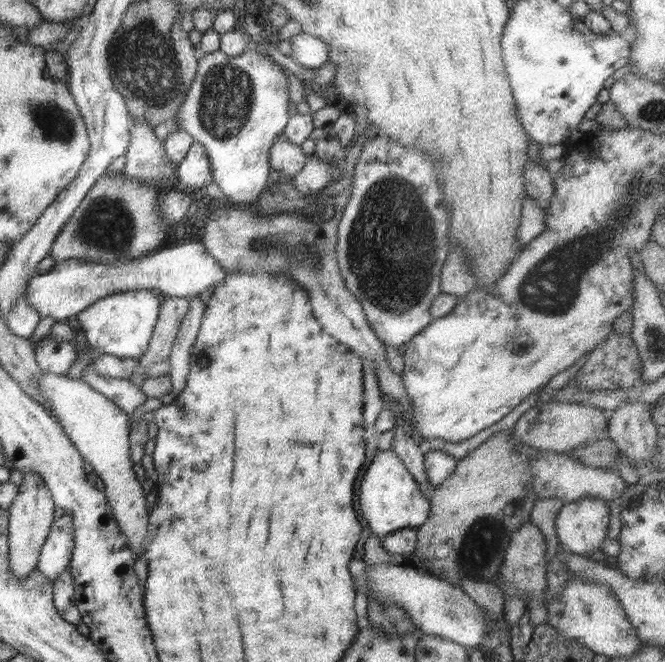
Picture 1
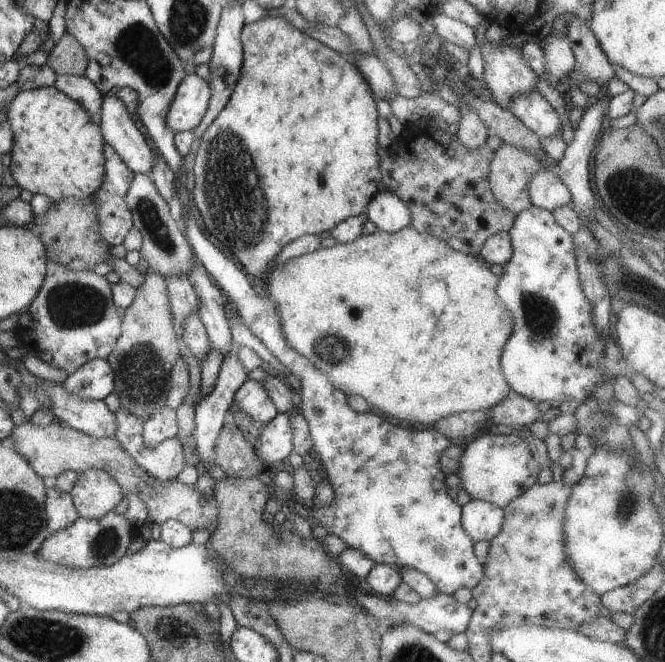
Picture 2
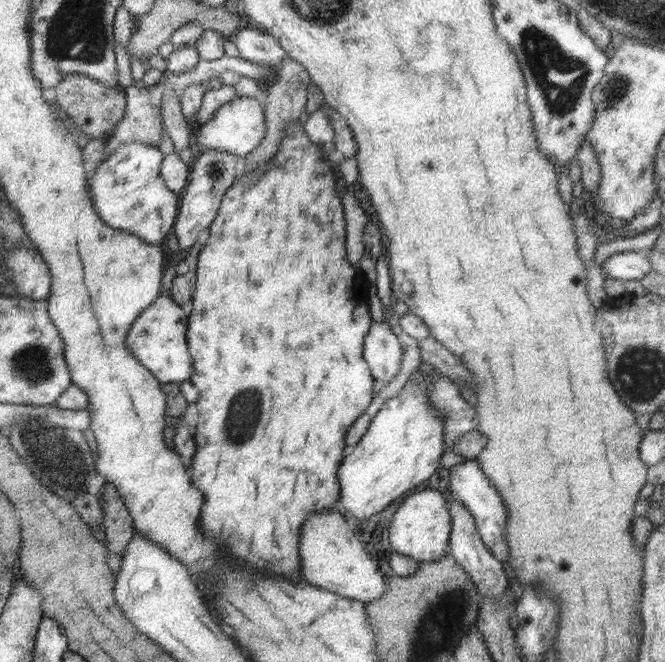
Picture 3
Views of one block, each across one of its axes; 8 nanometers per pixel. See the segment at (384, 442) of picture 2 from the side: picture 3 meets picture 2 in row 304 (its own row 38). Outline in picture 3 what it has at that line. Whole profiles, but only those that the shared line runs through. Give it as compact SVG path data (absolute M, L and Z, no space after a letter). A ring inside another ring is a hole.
M244 26L230 37L239 50L239 57L256 64L277 68L287 57L277 38L266 31Z

